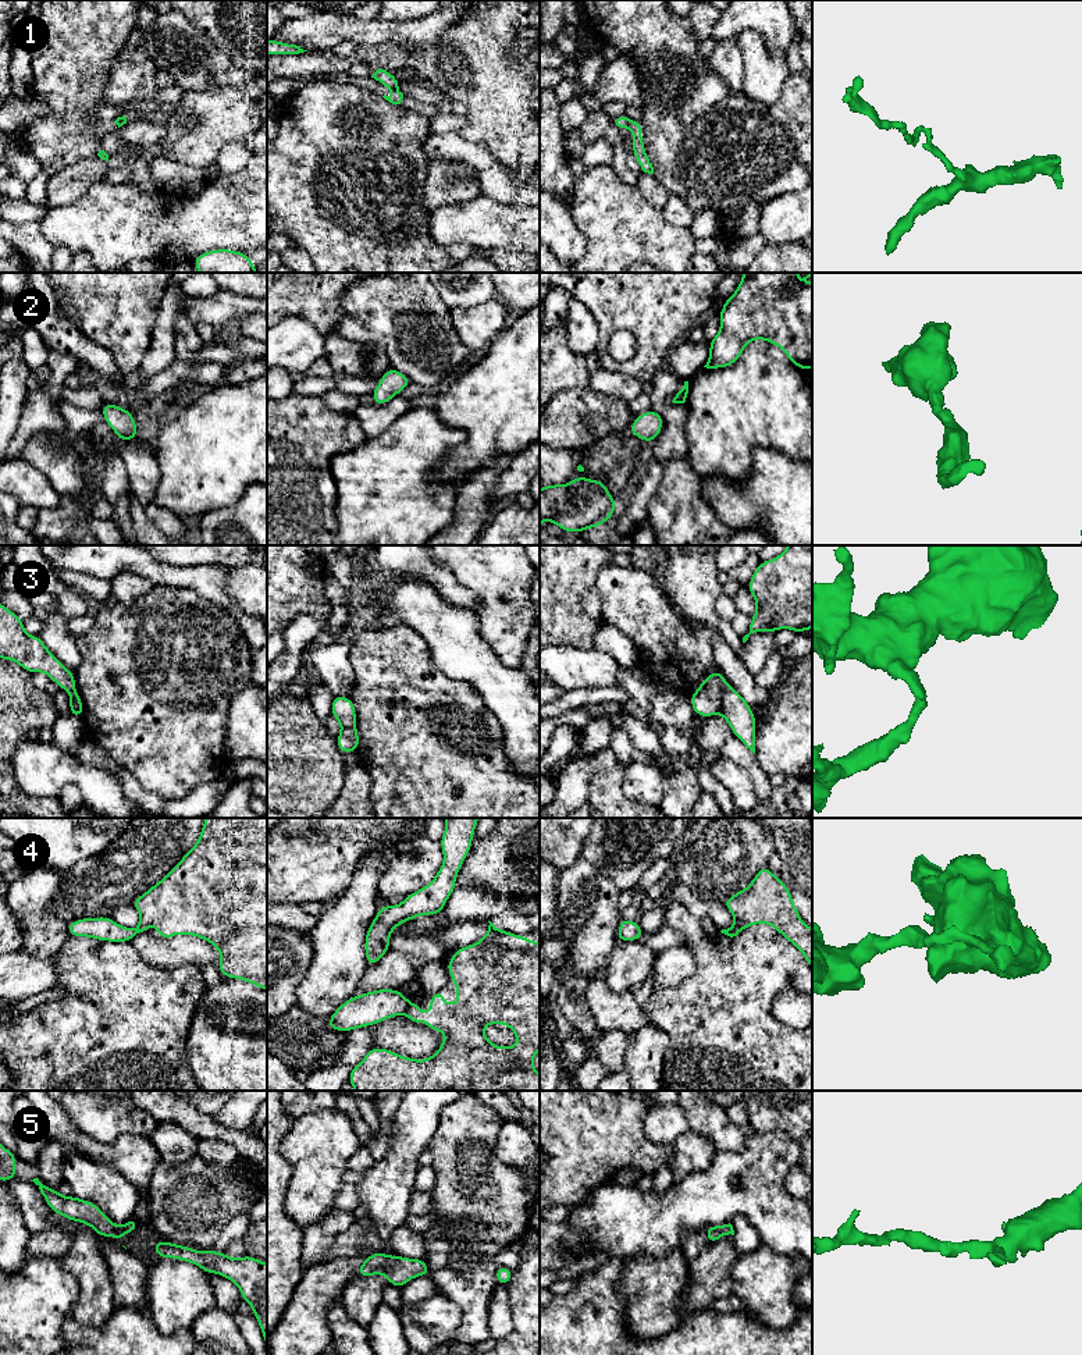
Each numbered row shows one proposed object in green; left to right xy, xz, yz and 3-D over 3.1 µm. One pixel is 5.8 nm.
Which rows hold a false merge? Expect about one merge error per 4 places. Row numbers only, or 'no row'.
1, 3, 4

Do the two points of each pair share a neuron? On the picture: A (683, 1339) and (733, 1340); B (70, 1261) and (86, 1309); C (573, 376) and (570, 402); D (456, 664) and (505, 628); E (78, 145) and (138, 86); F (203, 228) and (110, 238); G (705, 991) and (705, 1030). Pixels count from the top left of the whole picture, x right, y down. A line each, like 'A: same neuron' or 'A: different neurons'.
A: same neuron
B: same neuron
C: different neurons
D: different neurons
E: different neurons
F: same neuron
G: same neuron

